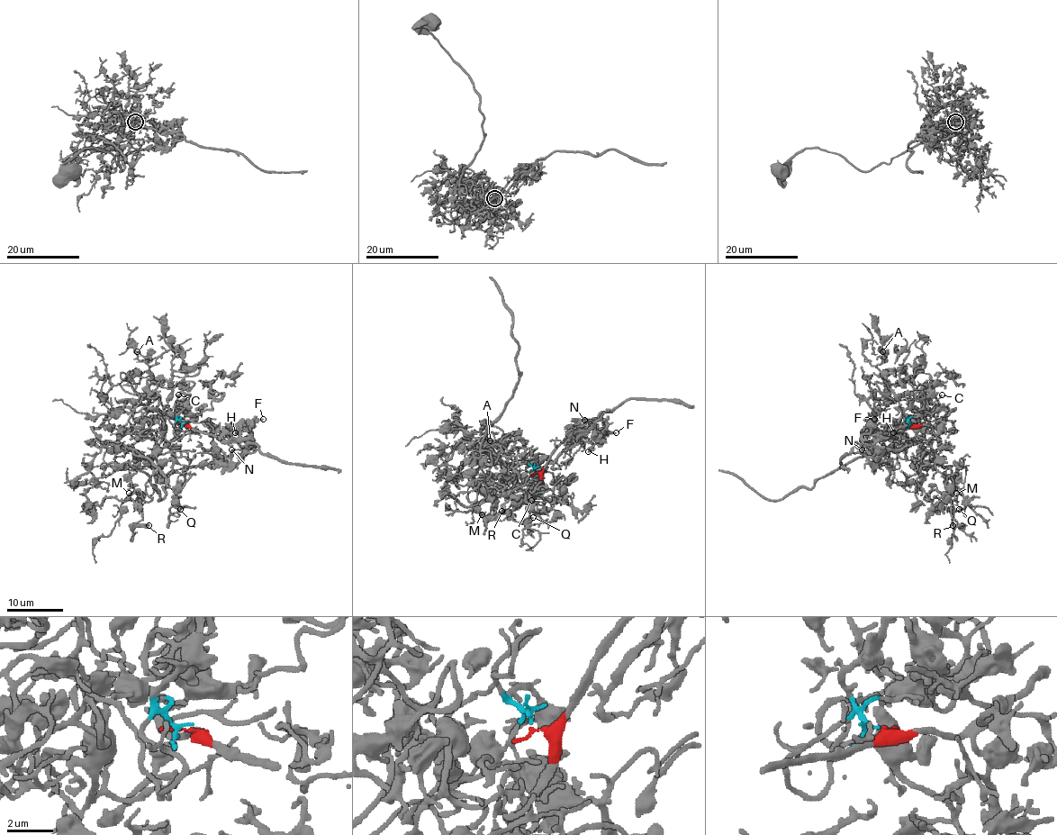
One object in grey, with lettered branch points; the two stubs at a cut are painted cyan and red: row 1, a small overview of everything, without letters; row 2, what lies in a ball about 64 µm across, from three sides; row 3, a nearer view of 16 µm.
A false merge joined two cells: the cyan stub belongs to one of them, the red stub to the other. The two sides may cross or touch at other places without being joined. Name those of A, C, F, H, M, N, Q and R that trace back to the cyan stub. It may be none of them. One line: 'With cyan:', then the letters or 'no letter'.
With cyan: A, C, M, Q, R

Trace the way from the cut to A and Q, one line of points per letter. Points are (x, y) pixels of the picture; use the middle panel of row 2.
A: (535, 471), (526, 461), (513, 471), (512, 466), (500, 458), (502, 436), (509, 437), (508, 441), (490, 440)
Q: (535, 471), (533, 467), (528, 476), (519, 472), (508, 494), (513, 499), (513, 521), (526, 521), (533, 517)

